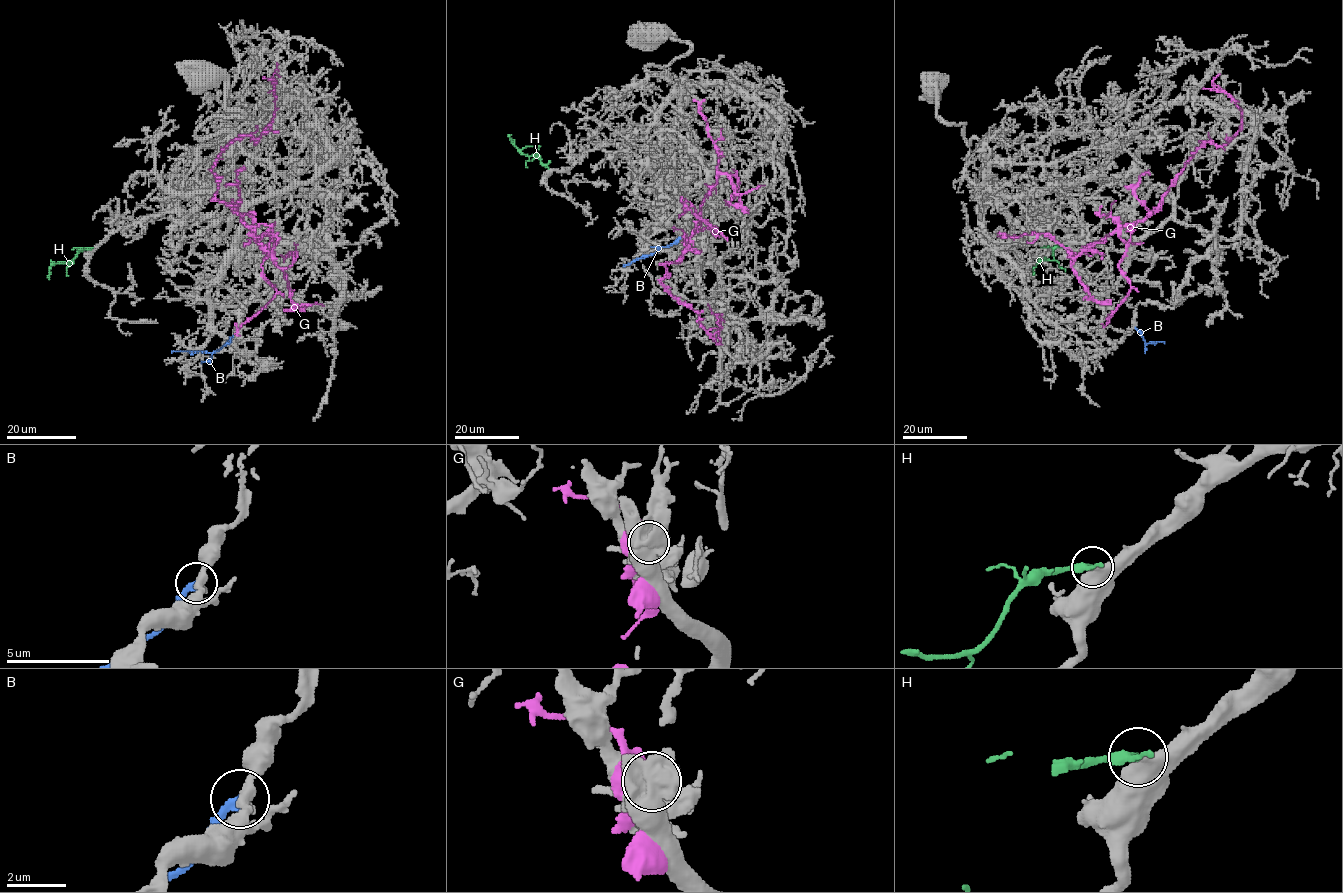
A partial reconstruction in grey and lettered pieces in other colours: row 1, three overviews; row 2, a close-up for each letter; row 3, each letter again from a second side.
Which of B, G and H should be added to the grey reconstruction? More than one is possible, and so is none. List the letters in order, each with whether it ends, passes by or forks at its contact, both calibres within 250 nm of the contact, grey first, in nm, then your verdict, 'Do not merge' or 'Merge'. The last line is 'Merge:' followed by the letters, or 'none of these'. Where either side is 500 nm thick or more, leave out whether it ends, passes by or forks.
B: It ends there. Thickness 320 nm (grey) against 240 nm. Do not merge
G: Thickness 800 nm (grey) against 240 nm. Do not merge
H: Thickness 500 nm (grey) against 240 nm. Merge
Merge: H

